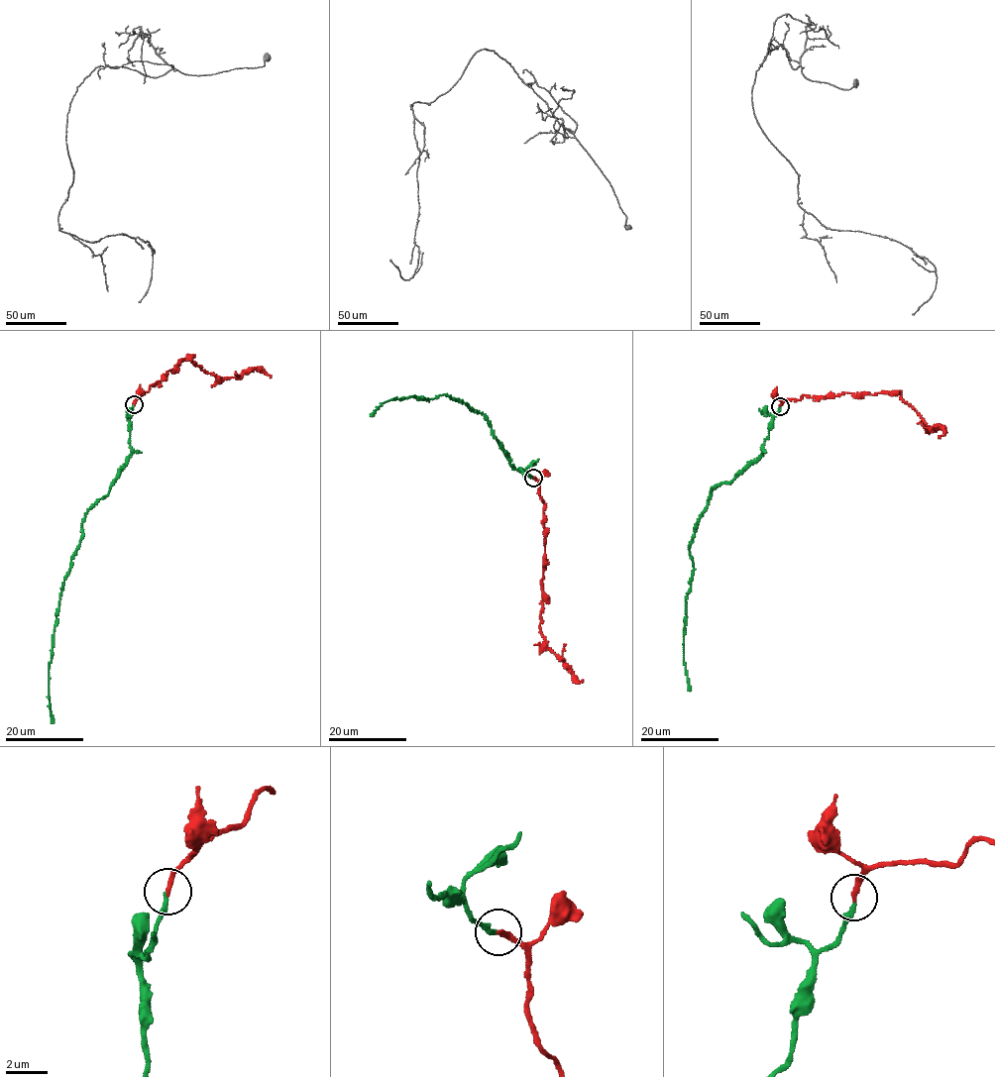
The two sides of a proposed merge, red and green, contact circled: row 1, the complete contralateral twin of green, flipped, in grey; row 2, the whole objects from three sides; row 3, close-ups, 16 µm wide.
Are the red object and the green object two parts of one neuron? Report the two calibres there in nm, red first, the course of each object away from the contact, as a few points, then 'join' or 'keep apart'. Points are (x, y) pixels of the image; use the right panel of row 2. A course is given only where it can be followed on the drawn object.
calibres 240 and 190 nm; course red (780, 406), (782, 401), (799, 400), (804, 395), (900, 392), (927, 427), (942, 427), (943, 435), (938, 436); course green (780, 406), (761, 455), (729, 483), (712, 489), (689, 548), (694, 571), (684, 632), (688, 691); join

